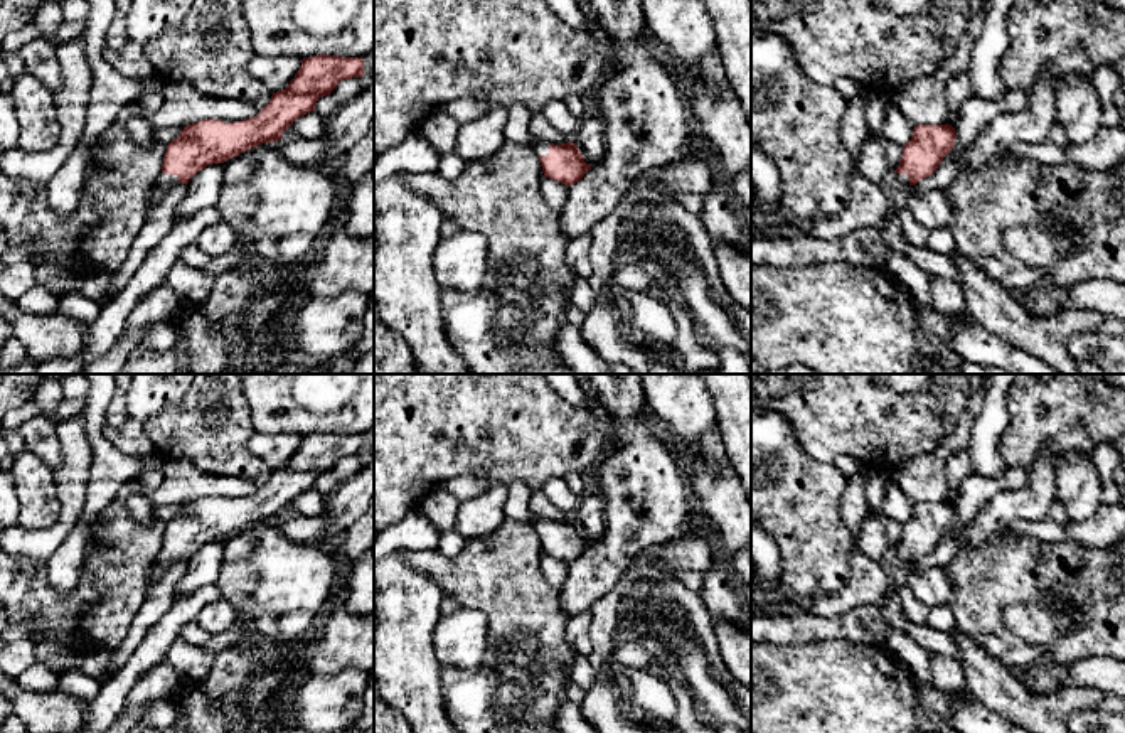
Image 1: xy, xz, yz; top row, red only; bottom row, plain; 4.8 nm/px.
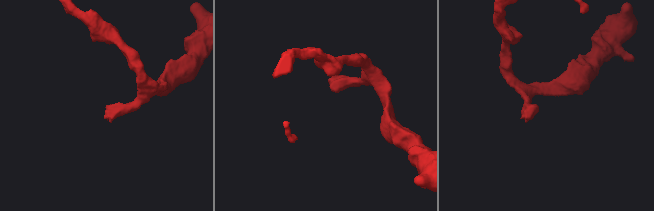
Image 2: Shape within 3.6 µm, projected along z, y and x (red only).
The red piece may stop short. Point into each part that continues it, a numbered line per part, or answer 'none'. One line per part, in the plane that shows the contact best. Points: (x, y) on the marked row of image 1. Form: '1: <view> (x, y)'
1: xy (165, 181)

